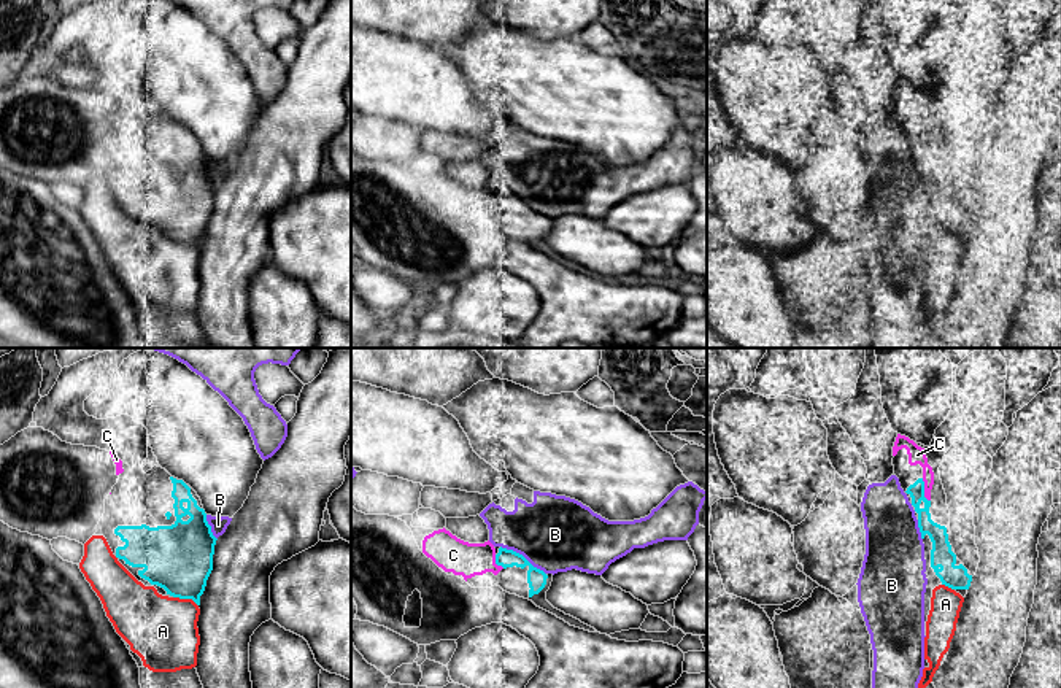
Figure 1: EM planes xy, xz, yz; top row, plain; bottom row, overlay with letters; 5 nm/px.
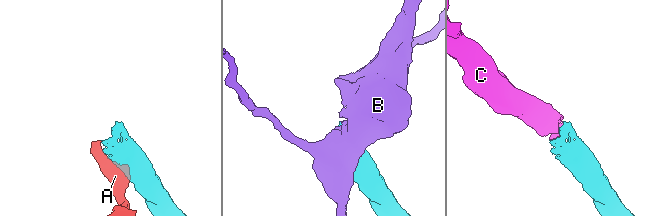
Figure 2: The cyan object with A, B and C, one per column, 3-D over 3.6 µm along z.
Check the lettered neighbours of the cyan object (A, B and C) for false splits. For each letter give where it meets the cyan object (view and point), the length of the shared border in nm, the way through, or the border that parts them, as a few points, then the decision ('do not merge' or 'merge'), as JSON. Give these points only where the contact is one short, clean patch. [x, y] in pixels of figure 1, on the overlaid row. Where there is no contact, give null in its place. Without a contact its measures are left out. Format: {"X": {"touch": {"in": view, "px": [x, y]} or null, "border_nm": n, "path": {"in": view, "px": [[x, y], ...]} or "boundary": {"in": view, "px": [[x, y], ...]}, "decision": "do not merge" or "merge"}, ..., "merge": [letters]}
{"A": {"touch": {"in": "xy", "px": [186, 598]}, "border_nm": 140, "decision": "do not merge"}, "B": {"touch": {"in": "xz", "px": [521, 555]}, "border_nm": 280, "decision": "do not merge"}, "C": {"touch": {"in": "yz", "px": [923, 490]}, "border_nm": 130, "decision": "merge"}, "merge": ["C"]}

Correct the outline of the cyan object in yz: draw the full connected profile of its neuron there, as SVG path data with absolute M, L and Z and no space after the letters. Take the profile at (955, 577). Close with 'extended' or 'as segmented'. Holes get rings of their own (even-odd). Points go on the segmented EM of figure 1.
M897 434L893 456L902 448L907 450L910 466L920 464L923 467L923 477L910 485L905 493L912 497L912 505L918 513L921 539L928 534L932 542L931 567L940 578L942 585L951 589L969 589L972 575L967 574L967 569L963 564L956 564L956 555L951 551L947 528L931 520L929 507L934 472L928 464L924 448L918 446L909 437Z; extended

